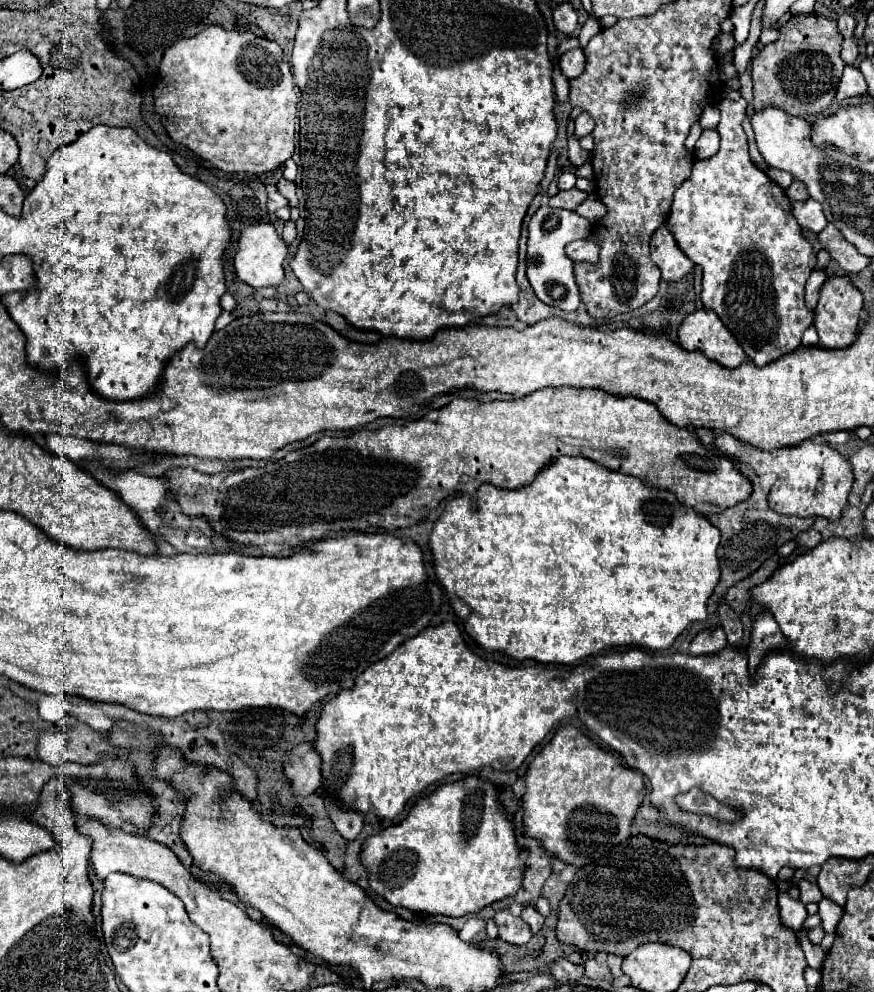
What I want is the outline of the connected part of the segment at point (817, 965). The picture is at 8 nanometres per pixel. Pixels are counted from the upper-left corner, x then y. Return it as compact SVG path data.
M799 933L799 945L807 957L807 965L813 969L821 969L823 967L823 959L825 959L825 951L819 945L809 943L805 933Z

